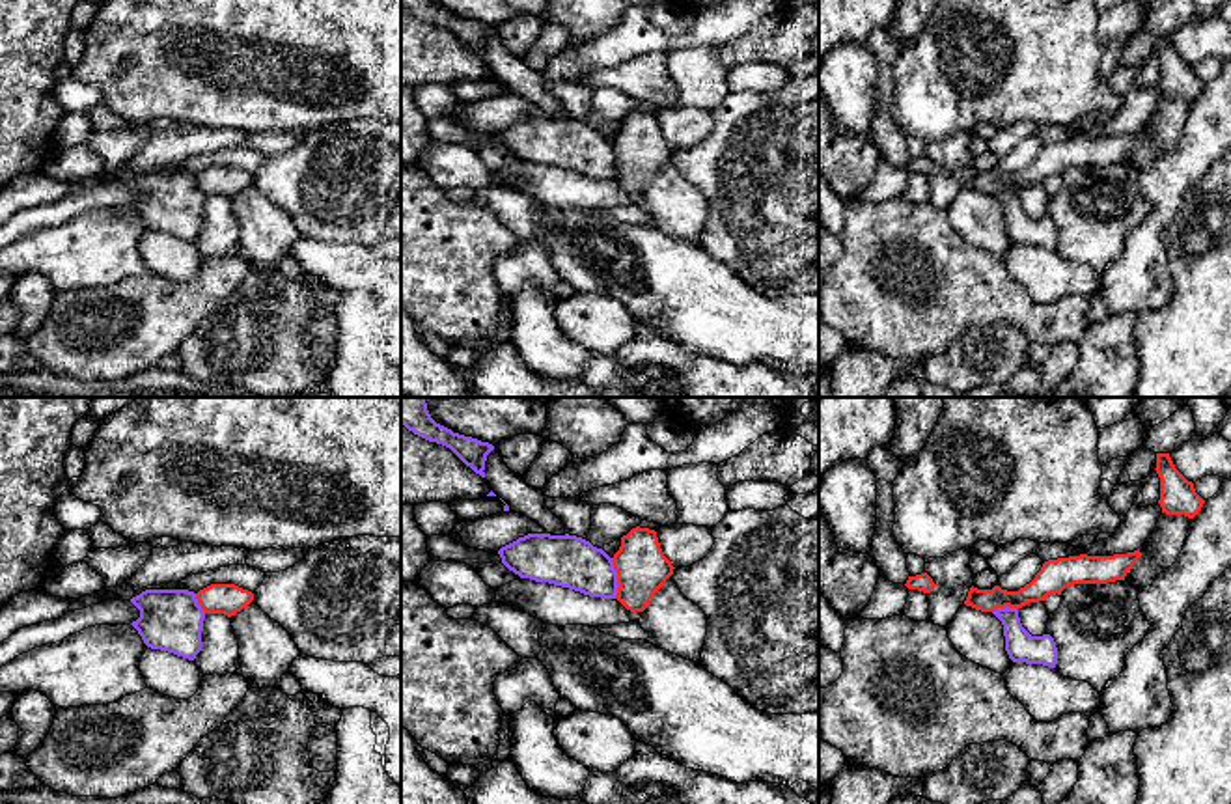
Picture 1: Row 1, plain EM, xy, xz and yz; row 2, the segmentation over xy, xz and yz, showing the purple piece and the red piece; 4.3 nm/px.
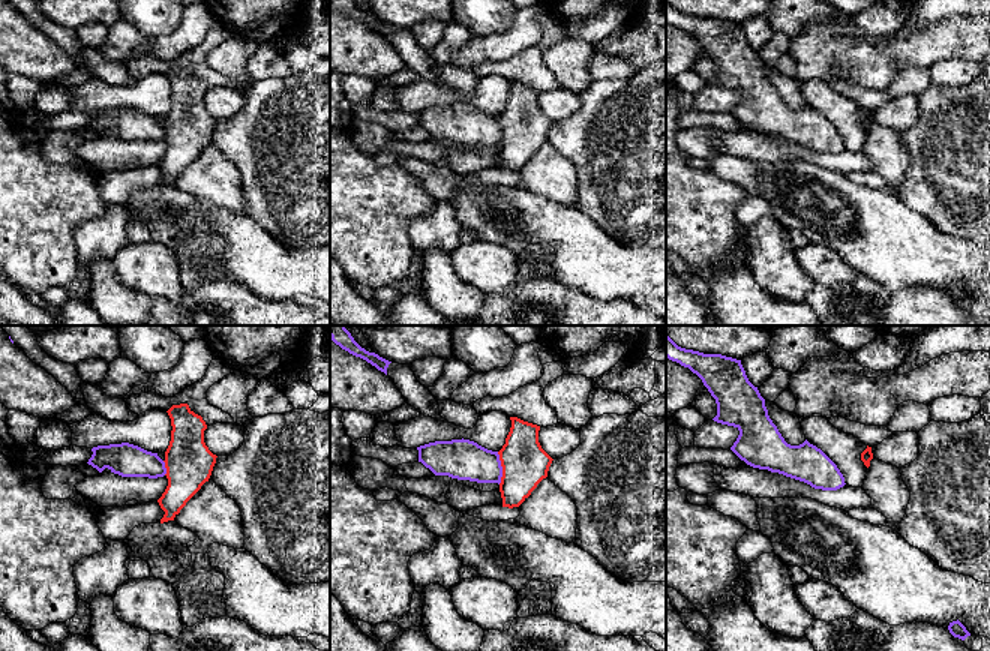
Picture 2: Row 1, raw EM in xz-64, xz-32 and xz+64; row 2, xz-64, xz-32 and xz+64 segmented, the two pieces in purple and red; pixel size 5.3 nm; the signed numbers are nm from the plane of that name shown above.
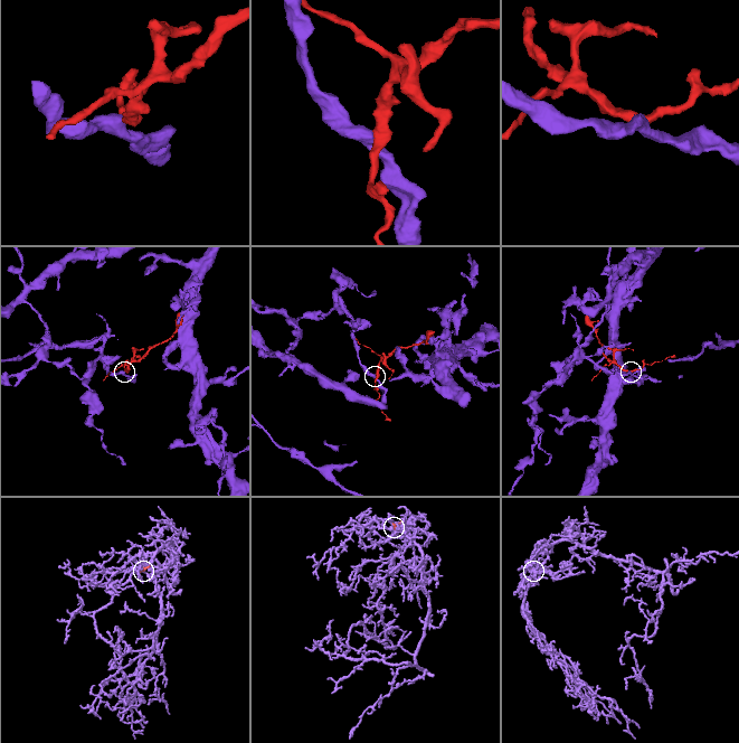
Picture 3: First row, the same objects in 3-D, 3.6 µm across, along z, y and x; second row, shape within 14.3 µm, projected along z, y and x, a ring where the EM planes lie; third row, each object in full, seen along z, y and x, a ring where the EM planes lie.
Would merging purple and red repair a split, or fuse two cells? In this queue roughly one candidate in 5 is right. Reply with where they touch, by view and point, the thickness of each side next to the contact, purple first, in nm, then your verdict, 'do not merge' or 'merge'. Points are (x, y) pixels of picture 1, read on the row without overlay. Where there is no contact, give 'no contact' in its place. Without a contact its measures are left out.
meets purple in xz at (616, 161); 220 nm thick on the purple side, 220 nm on the other; do not merge

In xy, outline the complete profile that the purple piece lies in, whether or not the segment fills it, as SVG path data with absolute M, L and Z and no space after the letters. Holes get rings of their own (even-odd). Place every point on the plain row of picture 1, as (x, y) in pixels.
M145 172L131 185L140 200L131 207L151 231L194 243L201 233L205 194L188 172Z

